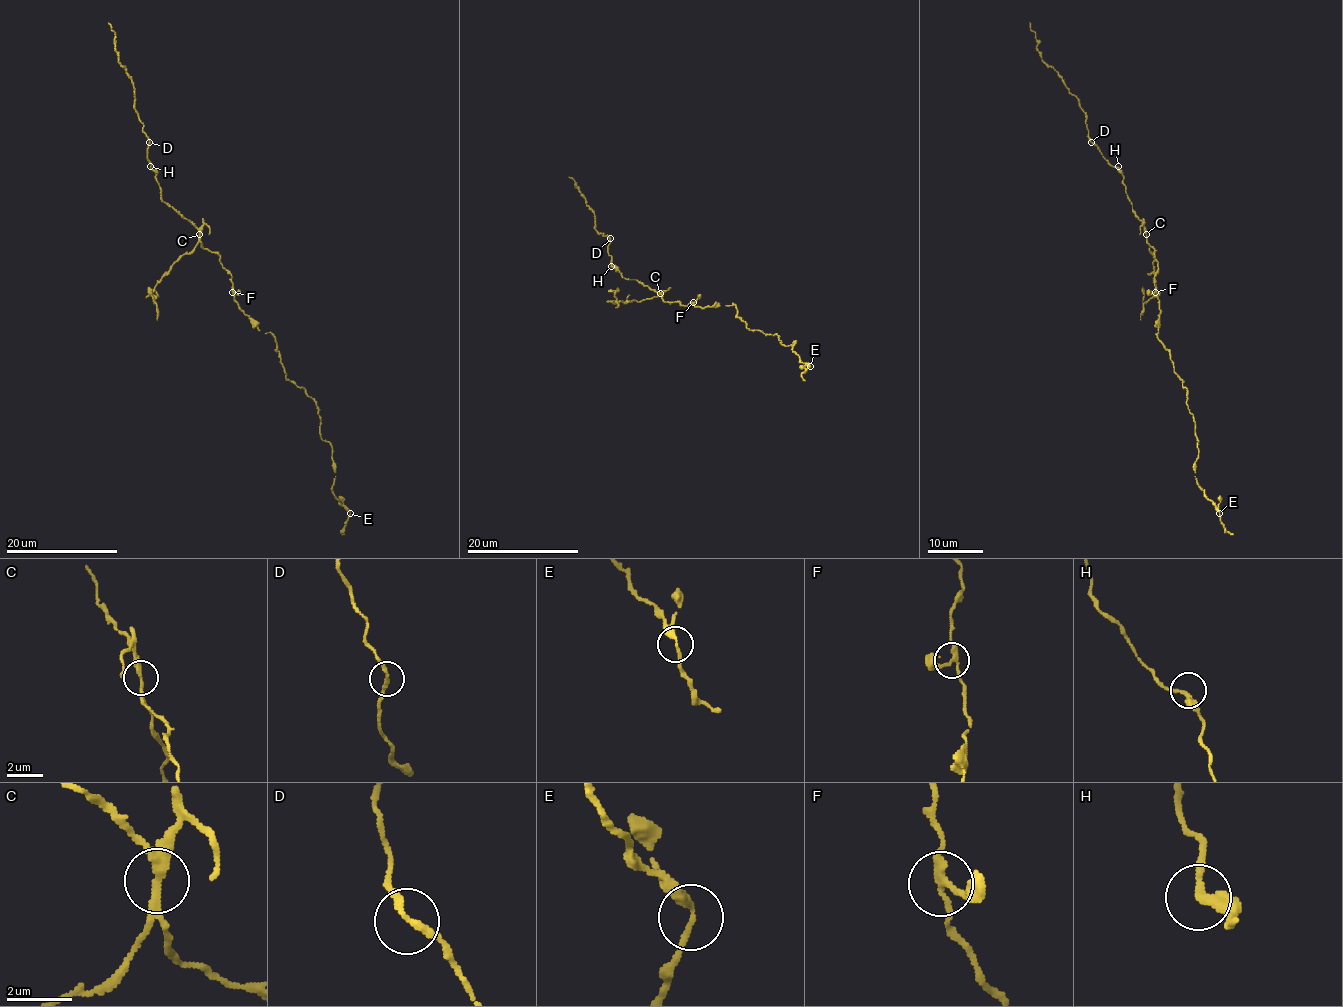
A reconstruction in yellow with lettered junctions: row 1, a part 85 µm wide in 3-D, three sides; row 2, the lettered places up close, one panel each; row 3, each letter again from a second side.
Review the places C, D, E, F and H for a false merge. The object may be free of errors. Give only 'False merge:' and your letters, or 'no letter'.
False merge: C

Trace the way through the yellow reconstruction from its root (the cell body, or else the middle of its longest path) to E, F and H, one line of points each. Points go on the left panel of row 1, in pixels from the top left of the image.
E: (231, 275), (238, 307), (271, 334), (285, 377), (317, 407), (334, 462), (331, 490), (350, 513)
F: (231, 275), (232, 292)
H: (231, 275), (220, 257), (202, 246), (200, 232), (161, 198), (156, 172), (150, 166)

